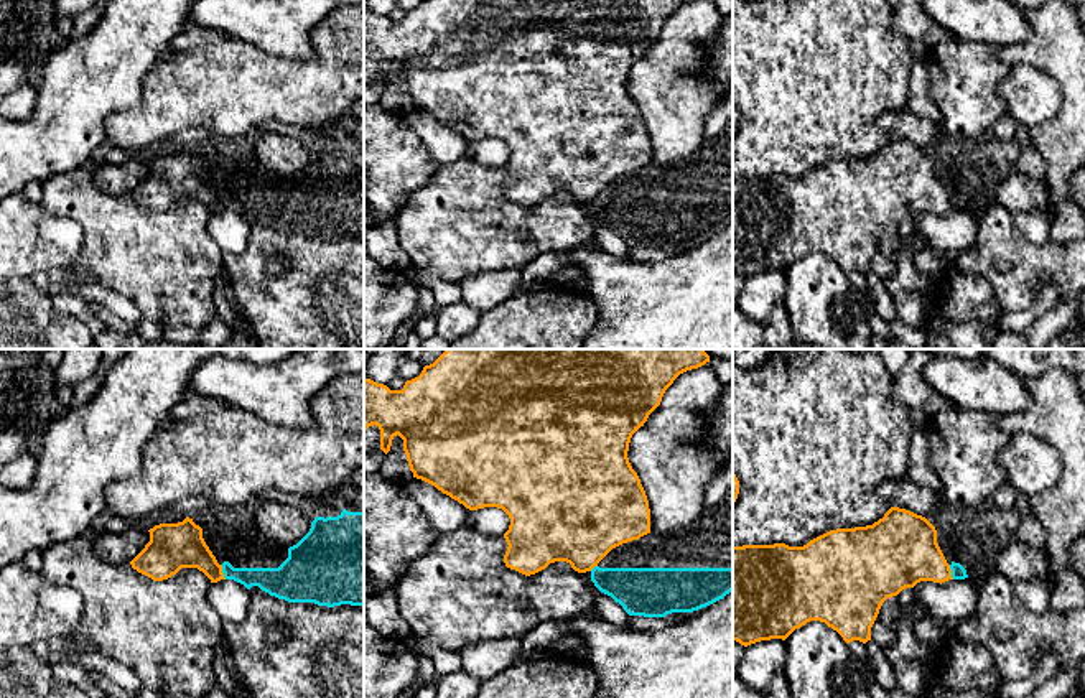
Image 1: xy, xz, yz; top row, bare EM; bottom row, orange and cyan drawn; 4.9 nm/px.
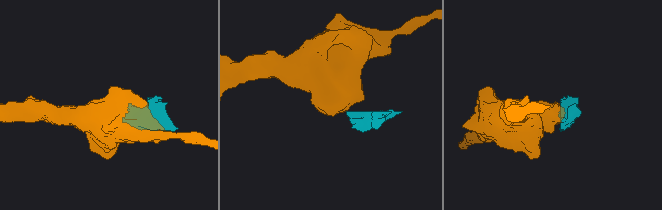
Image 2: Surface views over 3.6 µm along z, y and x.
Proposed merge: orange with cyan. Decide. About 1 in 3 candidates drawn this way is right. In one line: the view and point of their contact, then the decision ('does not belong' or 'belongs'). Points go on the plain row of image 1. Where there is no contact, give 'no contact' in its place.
xy (221, 203) | does not belong

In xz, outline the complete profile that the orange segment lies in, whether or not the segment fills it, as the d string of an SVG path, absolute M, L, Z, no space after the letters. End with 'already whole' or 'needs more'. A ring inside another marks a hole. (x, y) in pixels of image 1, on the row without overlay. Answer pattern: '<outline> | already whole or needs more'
M423 0L421 5L412 12L407 12L402 21L390 21L384 15L377 15L370 10L364 10L364 63L375 56L380 61L380 81L387 86L392 77L392 71L398 66L403 71L403 82L407 86L407 92L410 97L410 102L413 104L413 109L421 110L431 117L435 117L443 125L449 127L451 130L458 132L469 142L477 142L484 138L497 138L502 140L509 150L510 156L509 161L504 165L504 170L507 173L507 183L504 186L504 194L507 199L515 201L525 207L535 206L542 201L545 201L550 194L555 193L566 193L571 196L571 199L578 204L591 202L598 194L616 178L639 171L640 168L650 165L650 140L649 132L645 127L645 122L640 115L640 110L637 104L632 100L627 82L632 66L644 58L649 46L660 36L662 28L665 21L673 15L673 12L692 0Z | already whole

